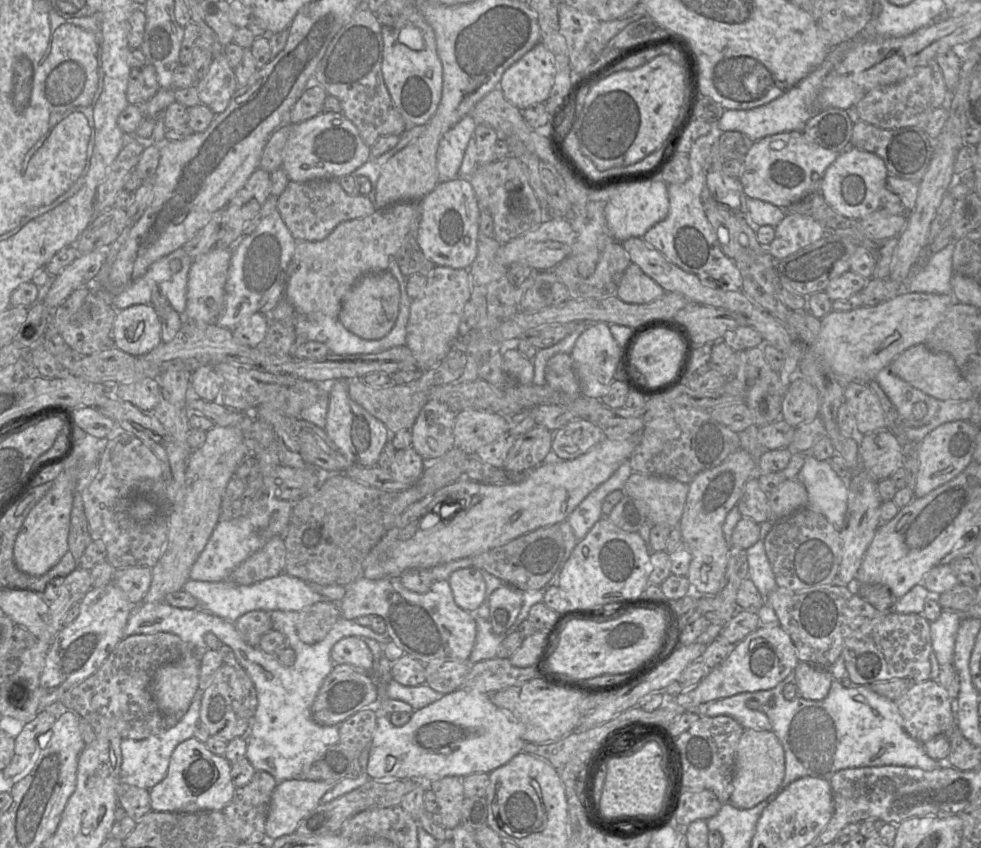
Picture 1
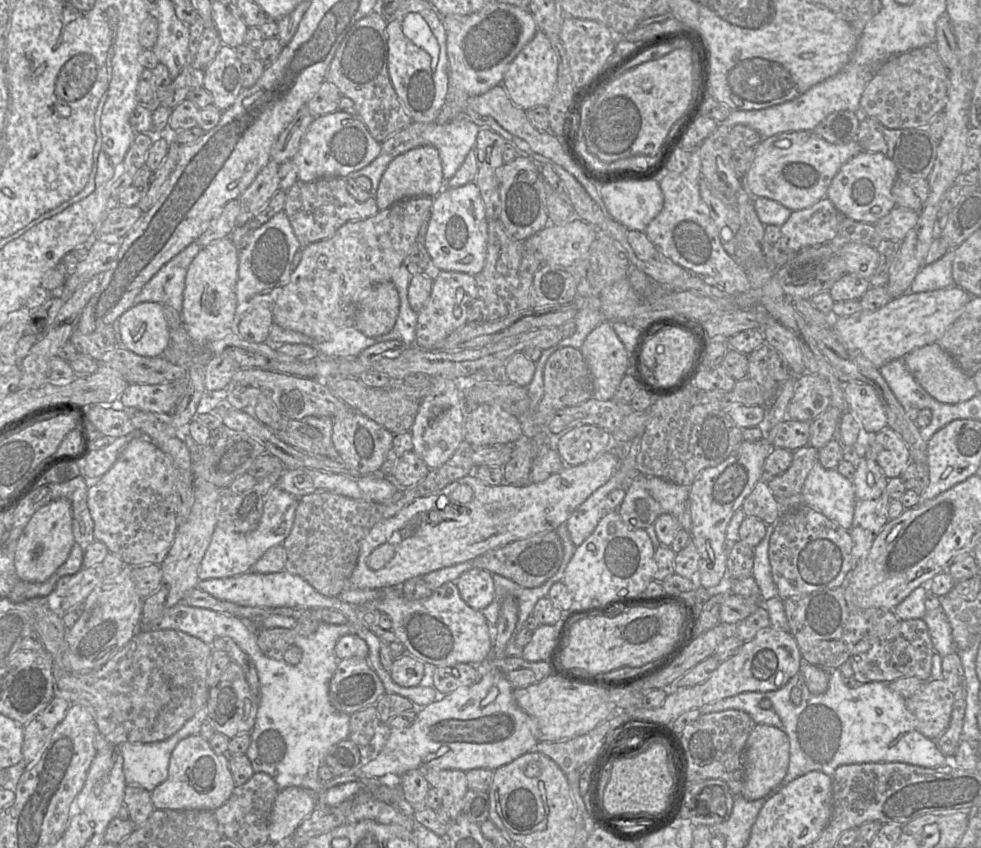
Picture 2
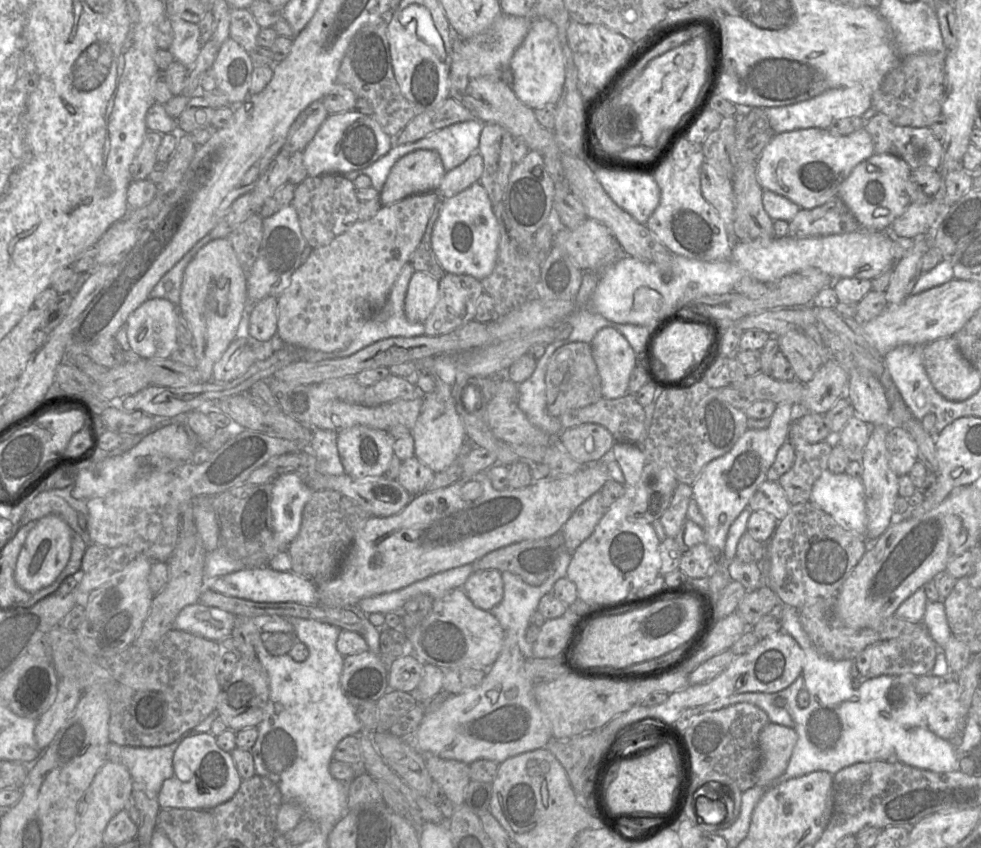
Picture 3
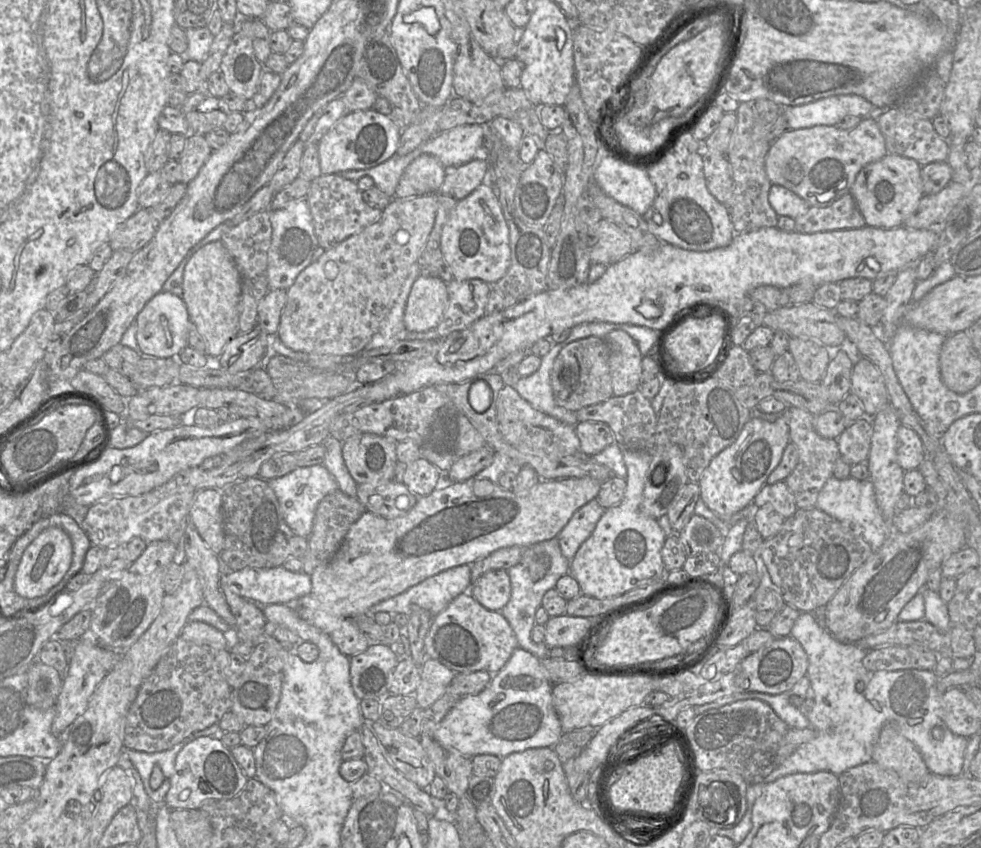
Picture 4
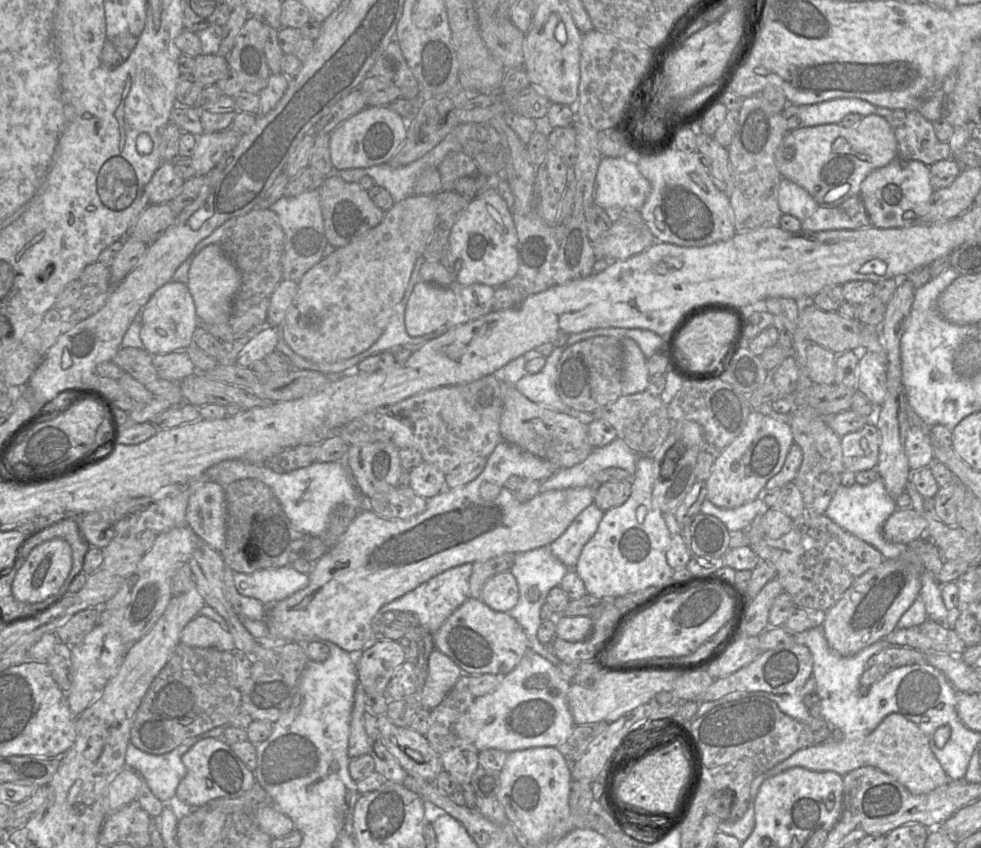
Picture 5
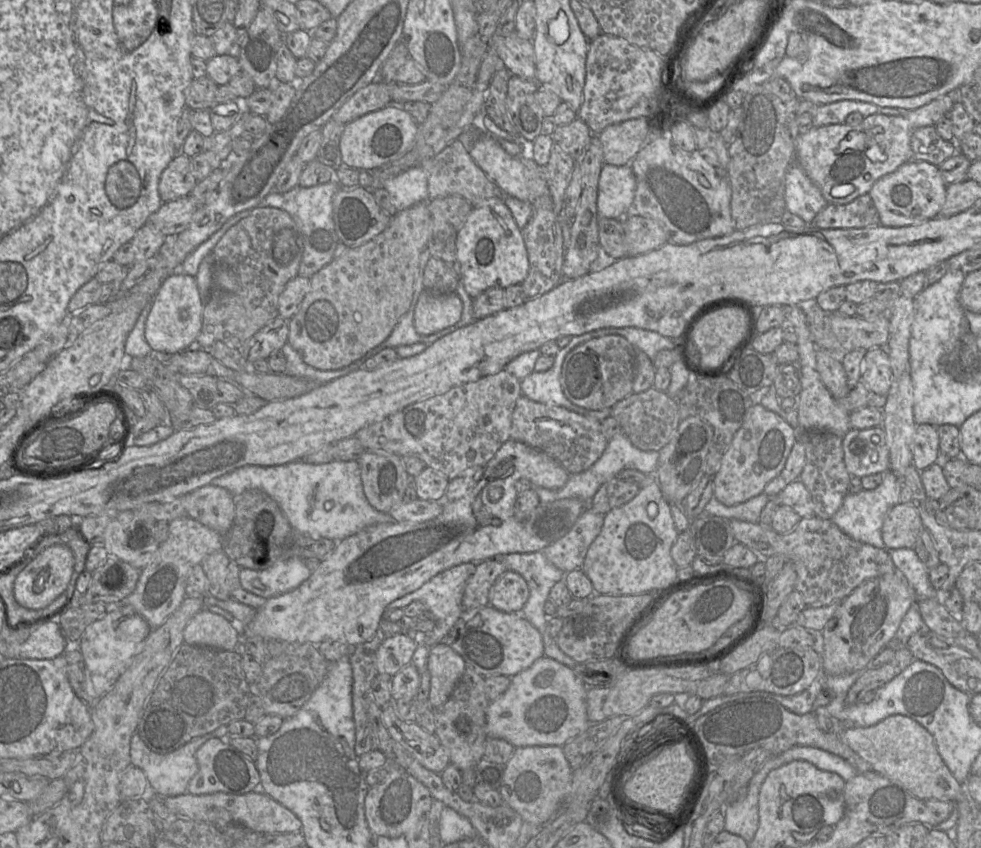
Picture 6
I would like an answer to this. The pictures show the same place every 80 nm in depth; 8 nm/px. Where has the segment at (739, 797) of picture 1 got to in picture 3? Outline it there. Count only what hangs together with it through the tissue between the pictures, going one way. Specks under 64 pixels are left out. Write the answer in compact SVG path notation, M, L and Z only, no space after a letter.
M769 722L759 734L760 761L756 785L769 785L787 768L798 735L794 728Z

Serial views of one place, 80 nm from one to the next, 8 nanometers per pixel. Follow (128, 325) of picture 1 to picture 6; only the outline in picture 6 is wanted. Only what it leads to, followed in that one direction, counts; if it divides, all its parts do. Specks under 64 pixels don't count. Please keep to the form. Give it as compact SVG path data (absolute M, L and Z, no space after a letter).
M176 271L162 282L145 325L145 339L155 355L170 356L189 349L200 333L204 304L194 276Z

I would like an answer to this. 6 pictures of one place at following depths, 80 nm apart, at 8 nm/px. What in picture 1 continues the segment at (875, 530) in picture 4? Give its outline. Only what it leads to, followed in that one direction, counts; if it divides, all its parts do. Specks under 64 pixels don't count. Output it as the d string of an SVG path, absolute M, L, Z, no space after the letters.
M811 453L806 454L797 479L808 493L806 507L824 515L840 531L847 512L848 483L835 473L828 460L817 460Z

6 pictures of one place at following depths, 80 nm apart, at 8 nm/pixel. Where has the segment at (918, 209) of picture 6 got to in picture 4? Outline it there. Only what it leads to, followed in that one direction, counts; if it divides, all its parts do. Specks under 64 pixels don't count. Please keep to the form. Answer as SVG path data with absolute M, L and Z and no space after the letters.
M886 154L859 171L849 193L856 199L866 226L893 228L904 224L924 196L921 167L912 158Z

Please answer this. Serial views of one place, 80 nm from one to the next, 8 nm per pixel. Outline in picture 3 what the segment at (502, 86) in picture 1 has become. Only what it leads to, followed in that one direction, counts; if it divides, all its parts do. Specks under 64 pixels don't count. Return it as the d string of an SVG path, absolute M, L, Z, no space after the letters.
M531 17L529 31L516 49L509 68L512 72L511 88L524 104L533 109L556 104L565 81L565 59L556 25L546 18Z

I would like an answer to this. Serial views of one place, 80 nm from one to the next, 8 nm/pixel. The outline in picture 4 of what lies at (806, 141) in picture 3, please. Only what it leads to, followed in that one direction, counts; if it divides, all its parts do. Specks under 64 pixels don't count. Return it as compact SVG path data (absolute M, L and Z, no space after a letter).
M866 116L852 129L816 125L789 129L770 146L765 170L772 184L778 184L803 198L811 207L828 206L850 192L859 171L887 154L884 136L876 119Z

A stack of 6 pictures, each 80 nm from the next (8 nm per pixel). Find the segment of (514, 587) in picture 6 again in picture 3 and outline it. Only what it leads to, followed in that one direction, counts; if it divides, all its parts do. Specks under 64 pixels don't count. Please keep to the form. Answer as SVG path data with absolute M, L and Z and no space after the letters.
M497 570L475 571L462 589L476 607L490 611L503 599L502 573Z

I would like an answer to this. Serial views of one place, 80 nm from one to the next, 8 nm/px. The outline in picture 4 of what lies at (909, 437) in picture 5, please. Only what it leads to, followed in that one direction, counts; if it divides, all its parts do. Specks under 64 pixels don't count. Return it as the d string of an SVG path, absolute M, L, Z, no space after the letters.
M900 426L896 433L897 462L906 472L917 469L926 459L926 452L919 436L910 428Z

